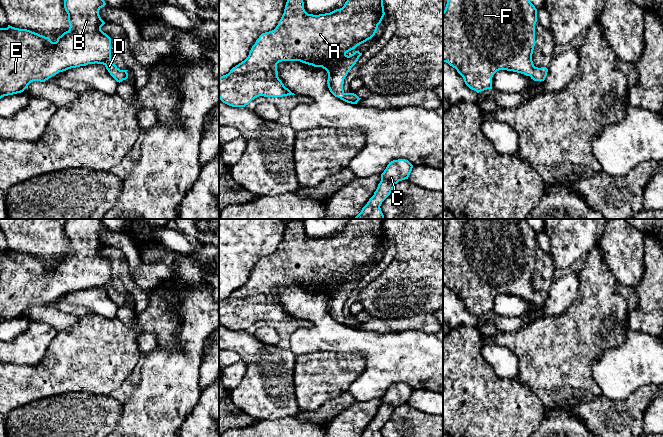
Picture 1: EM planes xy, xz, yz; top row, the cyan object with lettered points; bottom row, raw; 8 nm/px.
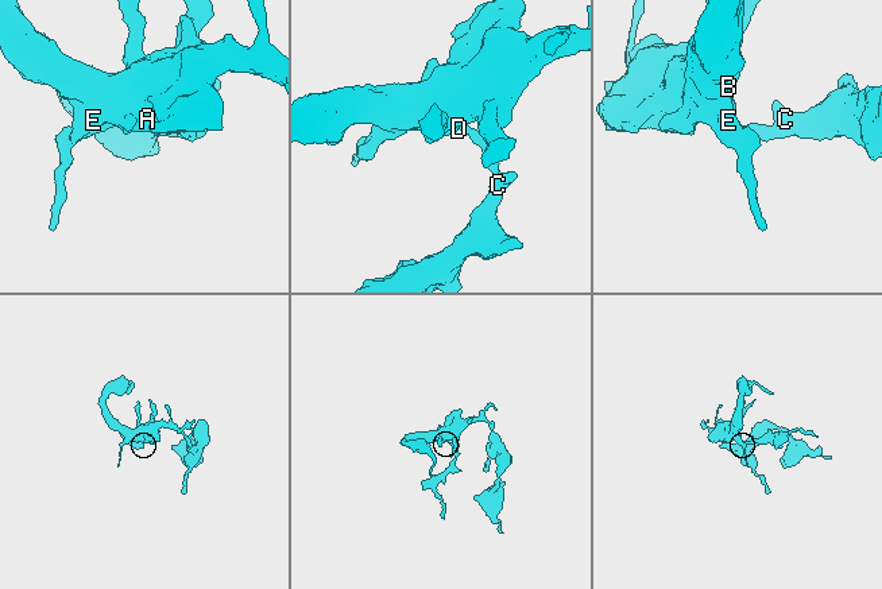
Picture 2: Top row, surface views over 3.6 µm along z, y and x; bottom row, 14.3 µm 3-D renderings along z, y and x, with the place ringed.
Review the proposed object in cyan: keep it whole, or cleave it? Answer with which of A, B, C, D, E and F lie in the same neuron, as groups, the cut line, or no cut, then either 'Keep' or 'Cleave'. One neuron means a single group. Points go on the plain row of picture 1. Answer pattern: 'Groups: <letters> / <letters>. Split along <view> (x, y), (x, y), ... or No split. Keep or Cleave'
Groups: A B C D E F. No split. Keep

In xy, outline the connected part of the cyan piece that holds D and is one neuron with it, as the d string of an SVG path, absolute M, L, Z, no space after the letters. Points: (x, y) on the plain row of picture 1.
M67 219L64 232L68 238L69 254L52 266L49 261L27 253L19 253L8 249L0 252L0 323L4 320L23 316L33 305L45 306L59 296L88 288L103 288L110 299L122 306L128 302L128 294L120 294L111 284L111 262L101 254L105 246L99 239L99 234L106 229L100 219Z

